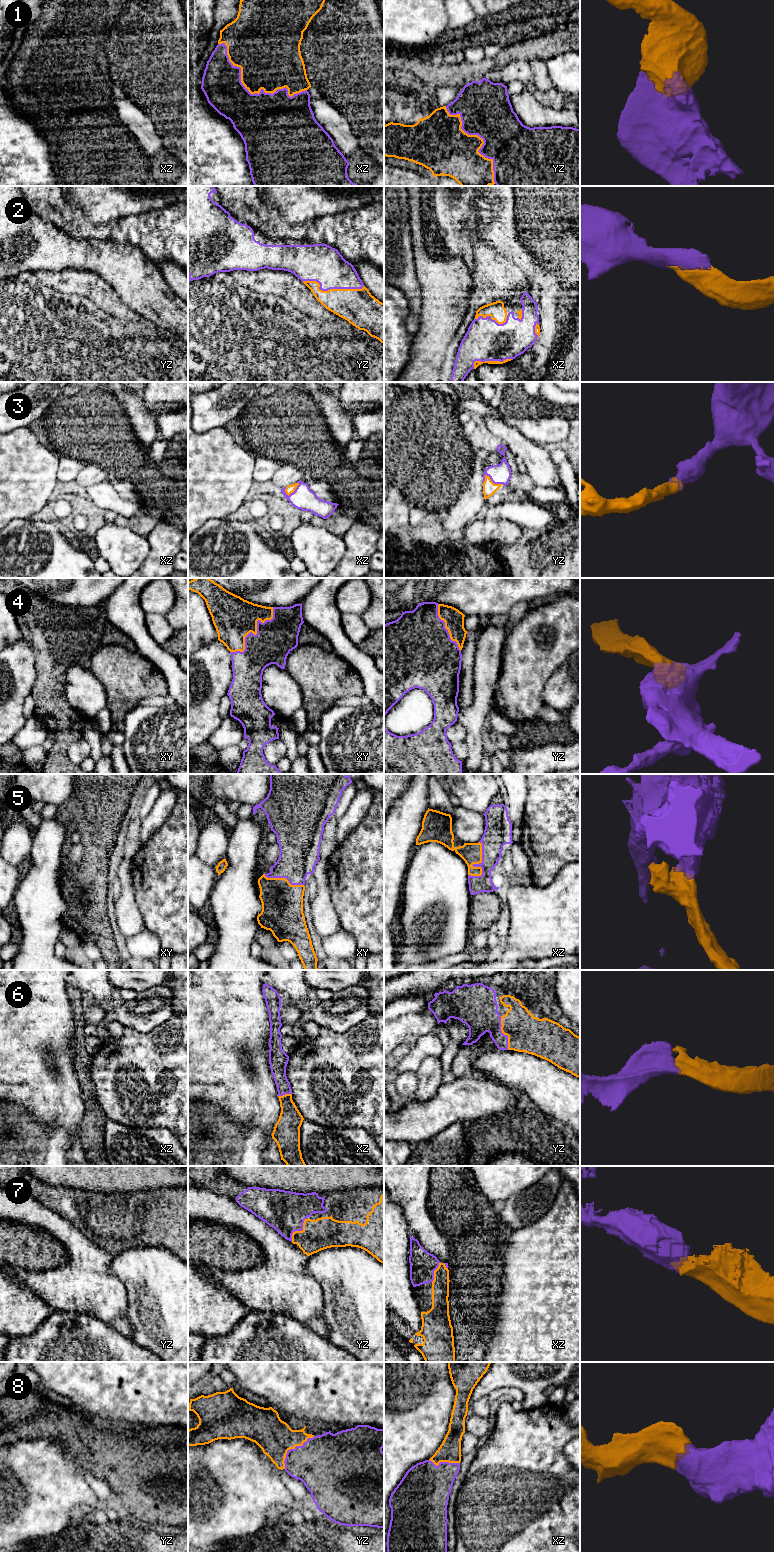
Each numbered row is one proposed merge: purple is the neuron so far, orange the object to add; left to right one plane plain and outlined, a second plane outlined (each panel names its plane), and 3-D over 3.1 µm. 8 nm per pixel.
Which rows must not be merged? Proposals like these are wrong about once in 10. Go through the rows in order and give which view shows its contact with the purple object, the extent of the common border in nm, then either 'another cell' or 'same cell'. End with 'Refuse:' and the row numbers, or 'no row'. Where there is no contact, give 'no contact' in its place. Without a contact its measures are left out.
1: contact in xz; length 800 nm; same cell
2: contact in yz; length 500 nm; same cell
3: contact in yz; length 180 nm; same cell
4: contact in xy; length 500 nm; same cell
5: contact in xz; length 300 nm; same cell
6: contact in yz; length 280 nm; same cell
7: contact in yz; length 220 nm; same cell
8: contact in yz; length 360 nm; same cell
Refuse: no row

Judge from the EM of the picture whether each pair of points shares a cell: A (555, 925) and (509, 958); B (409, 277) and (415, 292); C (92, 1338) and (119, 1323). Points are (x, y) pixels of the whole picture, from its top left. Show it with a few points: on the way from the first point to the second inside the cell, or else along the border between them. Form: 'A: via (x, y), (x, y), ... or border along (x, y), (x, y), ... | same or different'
A: via (544, 925), (520, 947) | same
B: via (409, 281), (411, 288) | same
C: border along (92, 1315), (132, 1340) | different

